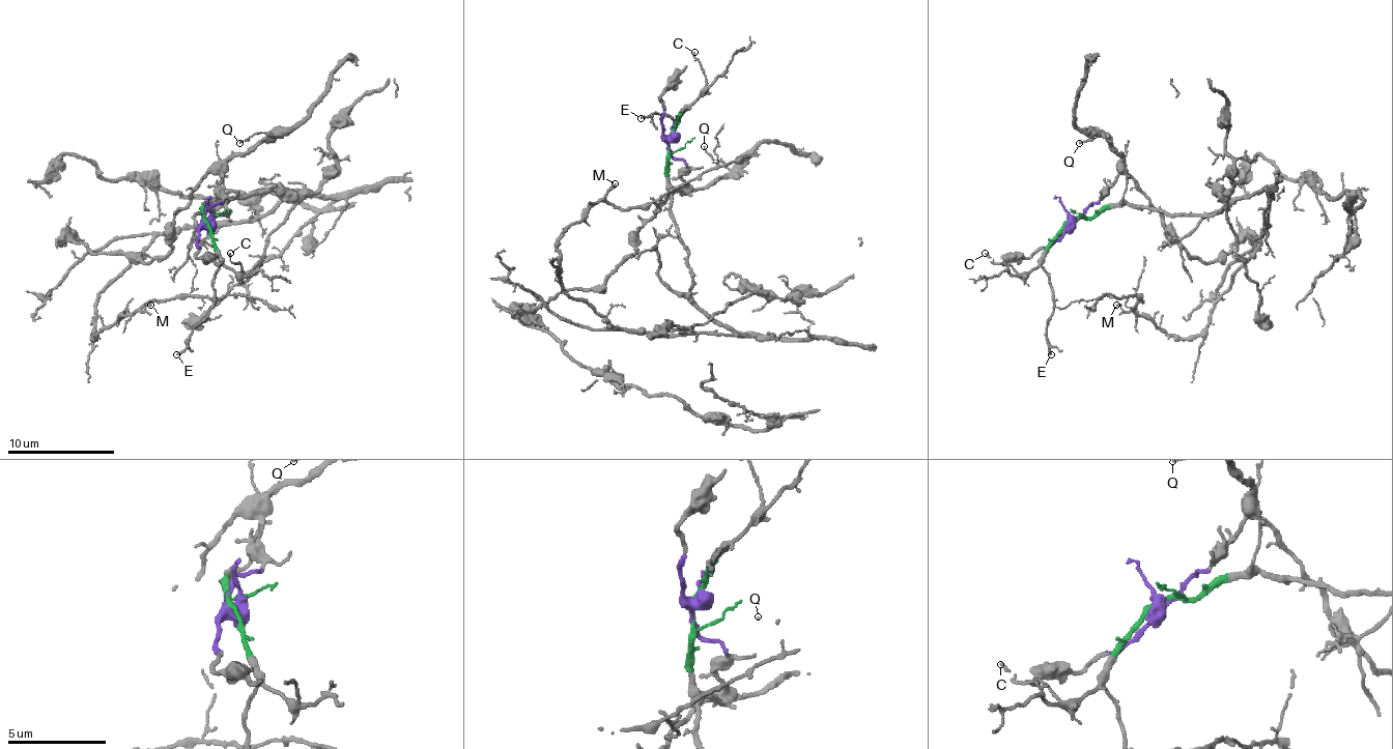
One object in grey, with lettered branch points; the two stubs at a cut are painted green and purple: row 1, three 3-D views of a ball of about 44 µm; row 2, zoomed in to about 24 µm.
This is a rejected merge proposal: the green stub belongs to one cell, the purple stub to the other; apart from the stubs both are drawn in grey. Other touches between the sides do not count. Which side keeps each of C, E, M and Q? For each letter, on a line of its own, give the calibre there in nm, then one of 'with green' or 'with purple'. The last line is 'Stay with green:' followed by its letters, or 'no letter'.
C: 110 nm thick; with green
E: 150 nm thick; with green
M: 100 nm thick; with green
Q: 110 nm thick; with purple
Stay with green: C, E, M

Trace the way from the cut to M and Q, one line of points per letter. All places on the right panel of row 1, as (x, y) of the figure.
M: (1073, 222), (1108, 205), (1218, 213), (1267, 190), (1261, 249), (1196, 335), (1172, 337), (1116, 305)
Q: (1073, 222), (1113, 181), (1121, 160), (1103, 133), (1095, 133), (1078, 144)

